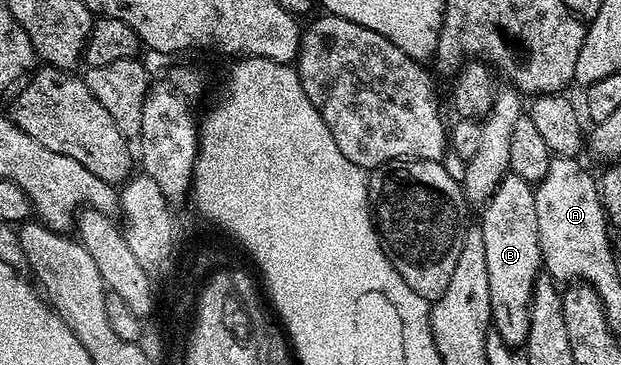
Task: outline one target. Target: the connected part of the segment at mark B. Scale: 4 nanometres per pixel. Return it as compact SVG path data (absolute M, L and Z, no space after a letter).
M514 173L505 174L492 197L484 203L484 219L478 222L486 240L486 272L490 272L492 326L505 344L520 348L528 341L530 304L536 275L541 273L538 248L538 212L534 212L536 192L533 183Z

